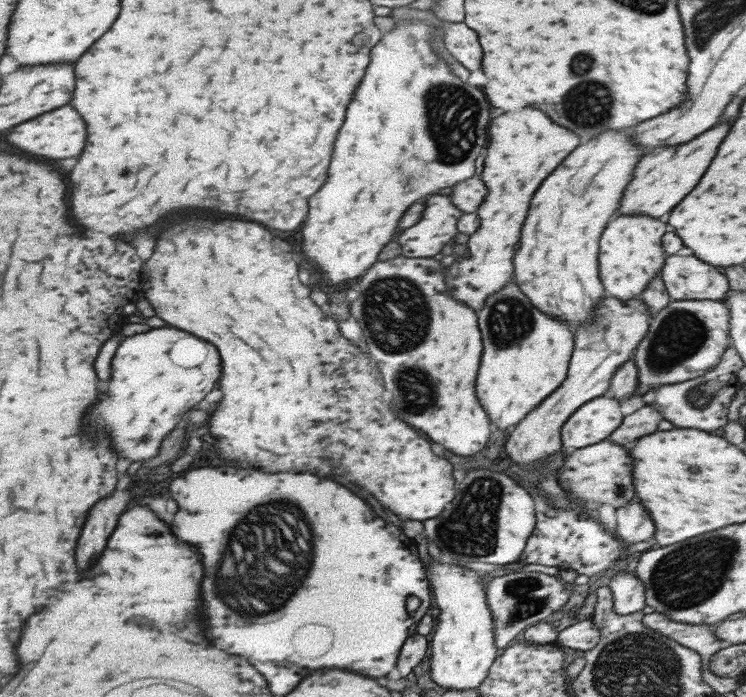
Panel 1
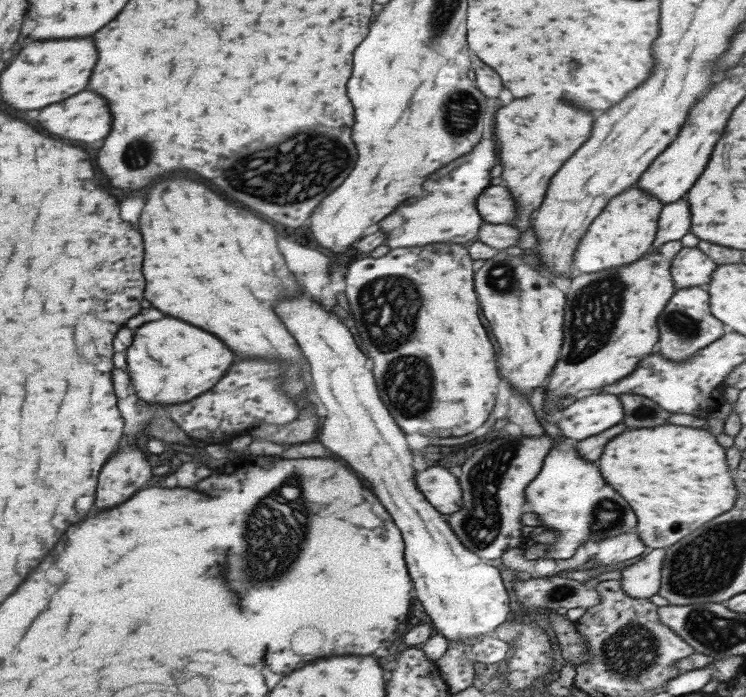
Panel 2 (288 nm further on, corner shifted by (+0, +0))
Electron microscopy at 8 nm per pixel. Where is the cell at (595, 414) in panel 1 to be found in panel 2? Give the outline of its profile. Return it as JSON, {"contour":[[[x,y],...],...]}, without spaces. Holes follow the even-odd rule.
{"contour":[[[599,394],[579,398],[559,412],[557,426],[571,442],[583,442],[605,428],[611,428],[623,420],[619,398],[613,394]]]}

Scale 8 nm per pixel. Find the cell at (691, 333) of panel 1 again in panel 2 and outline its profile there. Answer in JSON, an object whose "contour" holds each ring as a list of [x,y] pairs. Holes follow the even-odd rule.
{"contour":[[[705,288],[675,290],[675,294],[671,296],[671,300],[667,302],[667,306],[657,318],[657,328],[659,328],[659,340],[653,352],[677,364],[687,362],[689,358],[693,358],[693,354],[697,354],[699,350],[705,350],[707,346],[711,346],[711,342],[723,338],[729,332],[729,328],[711,314],[709,294]]]}

